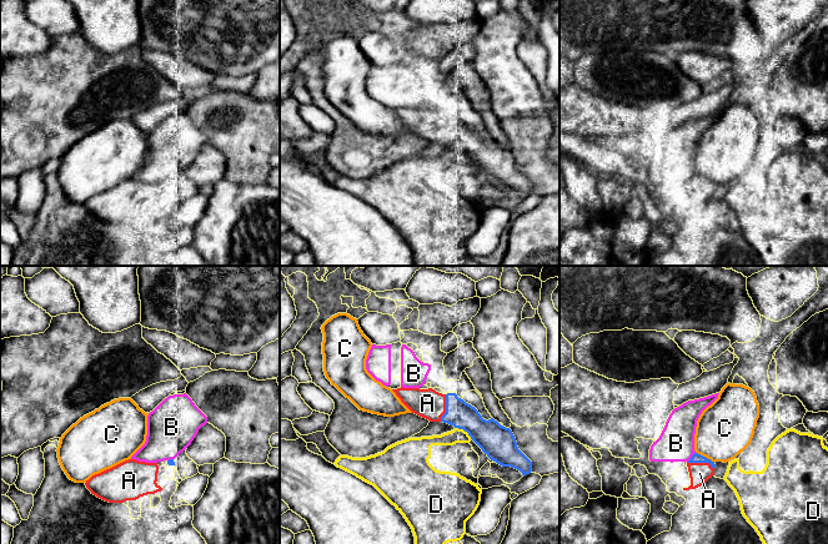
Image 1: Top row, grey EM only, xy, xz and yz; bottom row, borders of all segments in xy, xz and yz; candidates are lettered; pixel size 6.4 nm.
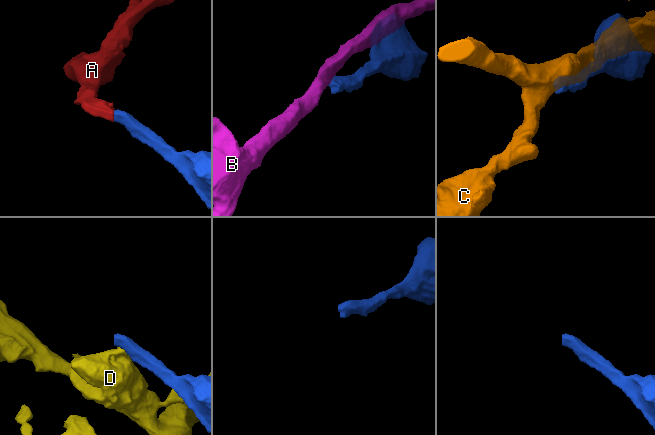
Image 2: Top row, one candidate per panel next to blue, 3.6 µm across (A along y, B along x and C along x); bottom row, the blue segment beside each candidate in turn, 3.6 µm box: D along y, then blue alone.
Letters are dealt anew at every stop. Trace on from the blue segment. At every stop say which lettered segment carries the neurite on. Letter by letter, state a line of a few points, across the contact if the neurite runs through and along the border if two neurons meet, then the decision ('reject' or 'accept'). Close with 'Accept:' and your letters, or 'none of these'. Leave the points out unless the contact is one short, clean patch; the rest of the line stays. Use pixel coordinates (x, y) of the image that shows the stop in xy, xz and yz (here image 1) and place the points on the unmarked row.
A: accept
B: reject
C: reject
D: reject
Accept: A

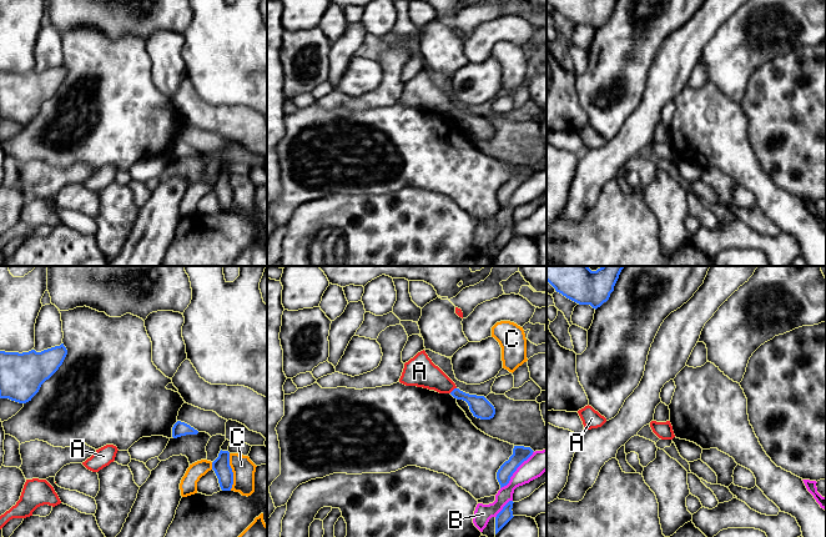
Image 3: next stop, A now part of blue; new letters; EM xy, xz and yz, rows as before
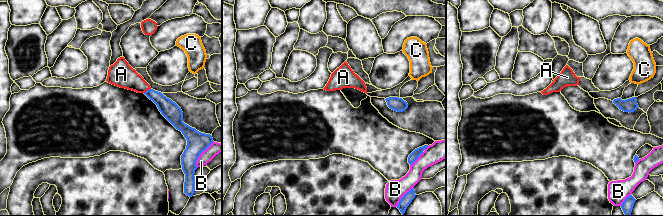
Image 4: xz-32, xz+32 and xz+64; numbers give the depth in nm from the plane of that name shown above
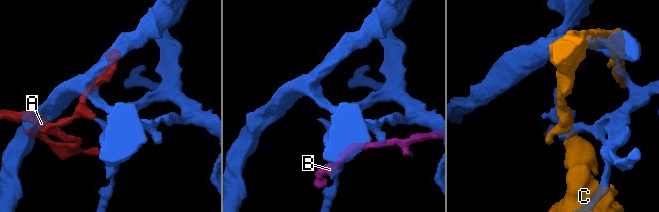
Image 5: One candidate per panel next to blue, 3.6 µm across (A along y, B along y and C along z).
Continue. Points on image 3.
A: line xz (479, 126), (453, 110), (419, 91); accept
B: reject
C: reject
Accept: A

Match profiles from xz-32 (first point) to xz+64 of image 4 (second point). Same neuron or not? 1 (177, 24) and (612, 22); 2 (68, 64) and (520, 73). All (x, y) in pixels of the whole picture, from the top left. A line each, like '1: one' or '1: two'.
1: two
2: one

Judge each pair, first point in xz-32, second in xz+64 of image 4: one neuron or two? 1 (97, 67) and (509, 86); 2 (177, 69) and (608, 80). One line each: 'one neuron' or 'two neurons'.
1: one neuron
2: one neuron

